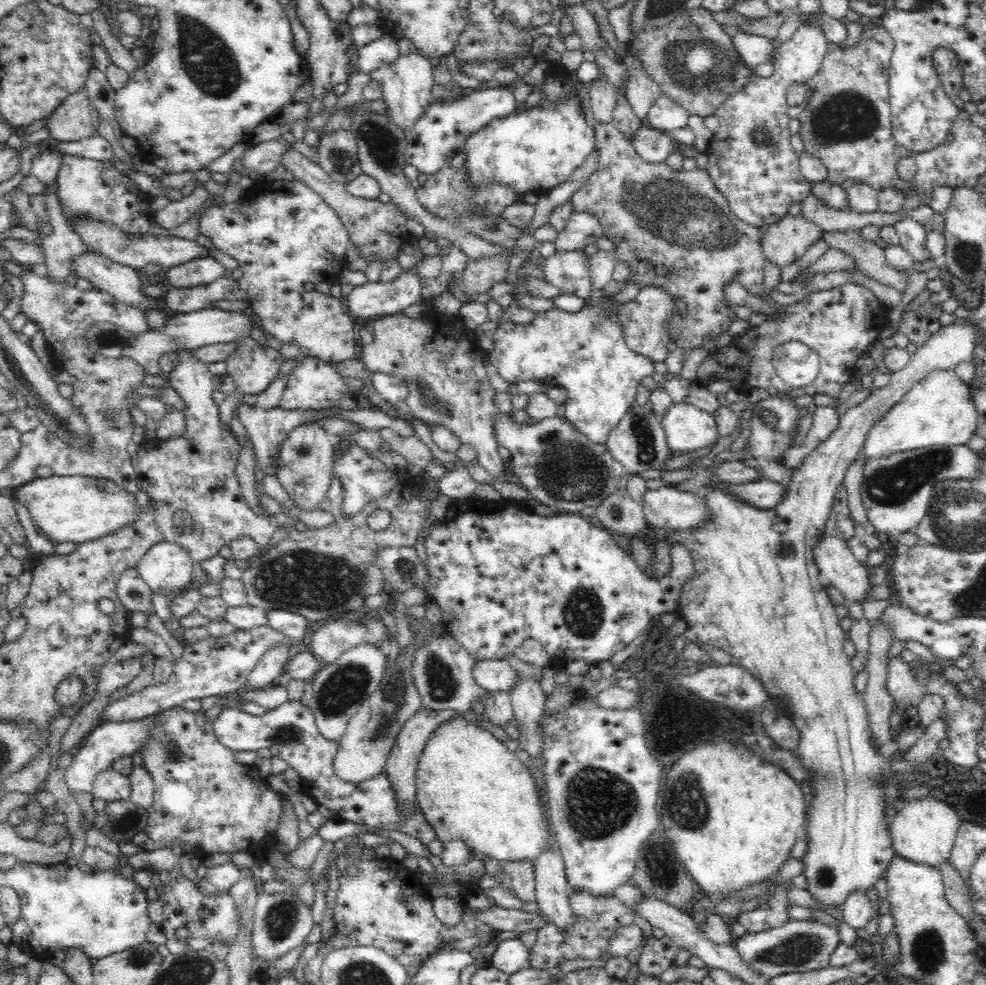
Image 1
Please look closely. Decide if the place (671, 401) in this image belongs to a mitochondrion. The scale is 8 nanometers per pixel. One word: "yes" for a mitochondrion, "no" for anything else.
no

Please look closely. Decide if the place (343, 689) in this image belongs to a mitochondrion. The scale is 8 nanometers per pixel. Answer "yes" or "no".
yes

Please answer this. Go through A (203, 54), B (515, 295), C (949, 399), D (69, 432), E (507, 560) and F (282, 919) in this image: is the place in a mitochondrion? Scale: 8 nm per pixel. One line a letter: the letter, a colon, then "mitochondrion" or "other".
A: mitochondrion
B: other
C: other
D: mitochondrion
E: other
F: mitochondrion

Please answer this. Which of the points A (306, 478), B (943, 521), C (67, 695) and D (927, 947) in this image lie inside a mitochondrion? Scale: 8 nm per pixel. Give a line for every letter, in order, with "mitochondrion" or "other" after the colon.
A: mitochondrion
B: mitochondrion
C: other
D: mitochondrion

